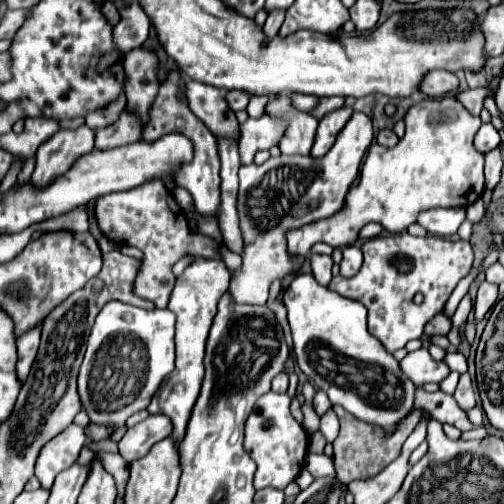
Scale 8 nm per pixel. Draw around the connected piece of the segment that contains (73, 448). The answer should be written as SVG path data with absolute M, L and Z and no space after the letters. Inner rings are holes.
M70 424L68 428L54 436L54 440L44 444L36 460L36 478L40 480L42 488L46 490L52 488L54 478L78 460L84 444L86 432L76 424Z

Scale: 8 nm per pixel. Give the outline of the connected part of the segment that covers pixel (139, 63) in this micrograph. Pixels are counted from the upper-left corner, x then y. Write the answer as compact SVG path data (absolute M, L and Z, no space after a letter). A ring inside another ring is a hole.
M132 50L124 56L124 72L128 72L128 84L124 86L126 104L138 112L142 124L148 120L148 108L158 92L158 58L144 50Z

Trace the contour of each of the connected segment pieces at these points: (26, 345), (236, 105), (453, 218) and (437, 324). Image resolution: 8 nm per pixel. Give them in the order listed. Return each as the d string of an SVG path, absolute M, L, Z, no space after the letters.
M38 324L36 328L30 328L28 332L20 334L18 336L18 378L24 382L28 372L30 372L30 366L36 358L36 352L38 352L38 344L40 344L40 328L42 324Z
M230 90L230 92L226 92L226 102L228 102L228 106L234 110L234 112L238 112L238 110L244 110L246 108L246 104L248 104L248 94L246 92L240 92L240 90Z
M430 208L420 212L416 224L424 226L434 236L454 236L464 222L464 208Z
M438 314L434 316L434 320L430 320L424 328L424 334L426 336L434 336L434 334L442 334L446 336L450 332L450 320L444 316L444 314Z

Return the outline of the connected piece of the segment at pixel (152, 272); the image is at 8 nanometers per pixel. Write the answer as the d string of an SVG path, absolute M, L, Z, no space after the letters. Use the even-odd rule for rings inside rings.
M154 180L152 184L144 184L144 188L132 188L132 192L112 192L112 196L102 196L96 204L98 226L116 244L136 246L144 252L141 268L134 282L134 292L140 298L152 301L156 308L167 308L172 288L174 274L172 266L186 254L216 258L220 256L220 242L208 238L204 234L194 234L188 226L186 212L176 204L174 194L166 190L162 180Z

